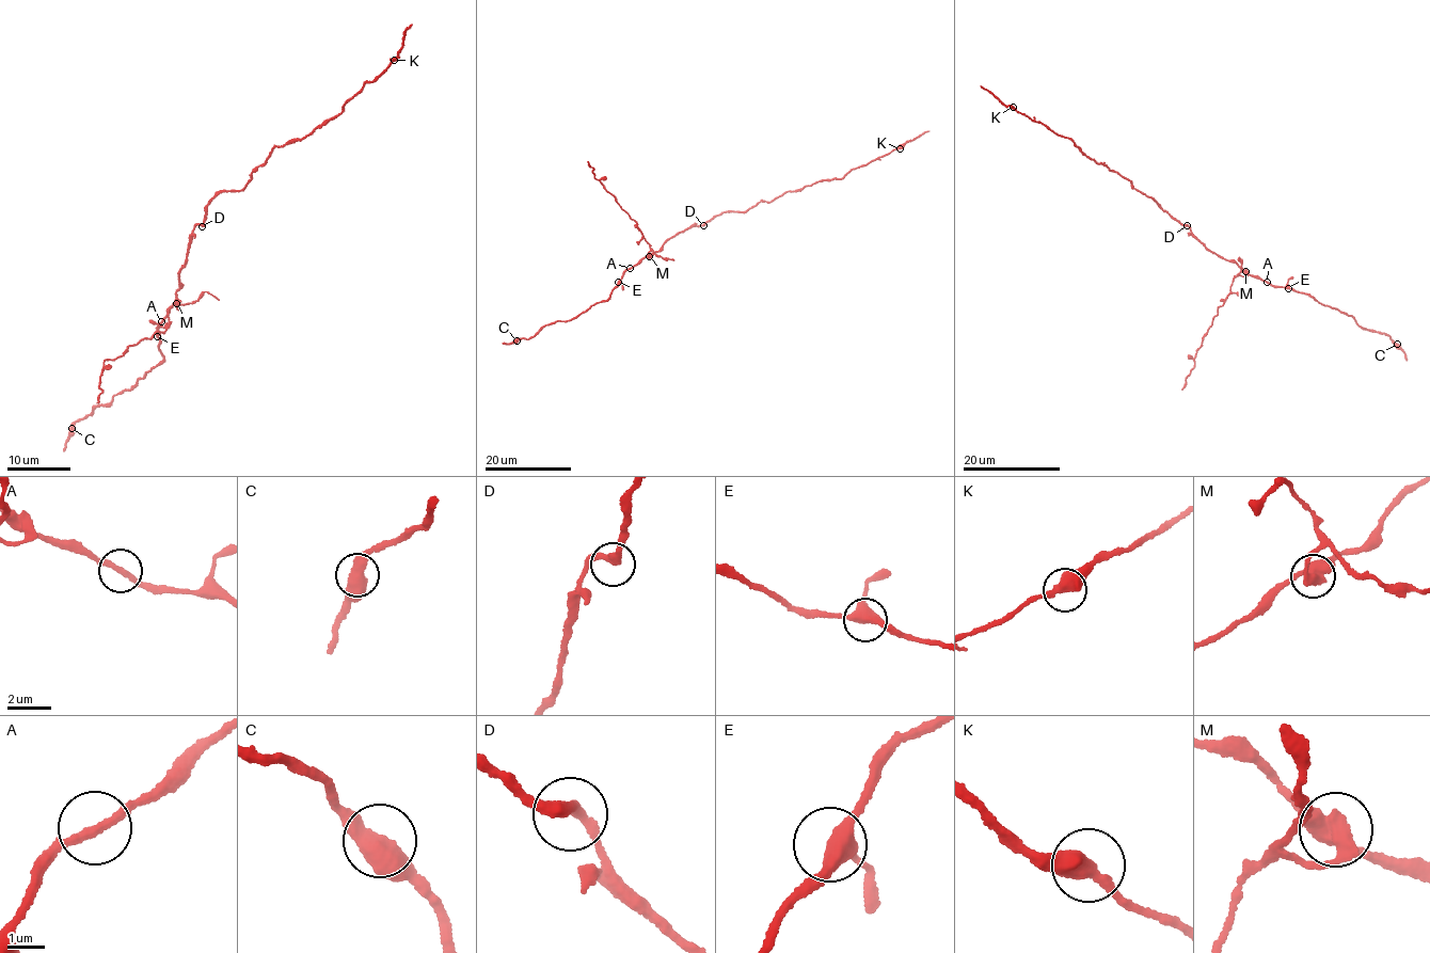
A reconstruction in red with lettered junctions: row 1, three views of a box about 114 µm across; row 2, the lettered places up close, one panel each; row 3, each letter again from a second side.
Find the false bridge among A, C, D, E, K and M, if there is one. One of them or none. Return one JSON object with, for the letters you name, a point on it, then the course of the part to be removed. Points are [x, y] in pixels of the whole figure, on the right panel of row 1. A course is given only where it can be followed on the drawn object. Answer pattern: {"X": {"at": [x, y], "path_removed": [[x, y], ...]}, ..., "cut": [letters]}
{"M": {"at": [1245, 271], "path_removed": [[1245, 271], [1244, 275], [1234, 278], [1230, 294], [1218, 306], [1197, 350], [1194, 369], [1181, 388]]}, "cut": ["M"]}

